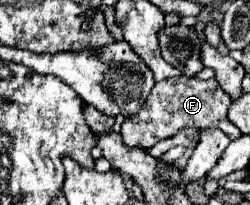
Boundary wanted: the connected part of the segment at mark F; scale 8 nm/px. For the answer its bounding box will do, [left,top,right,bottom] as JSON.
[122,77,232,149]

